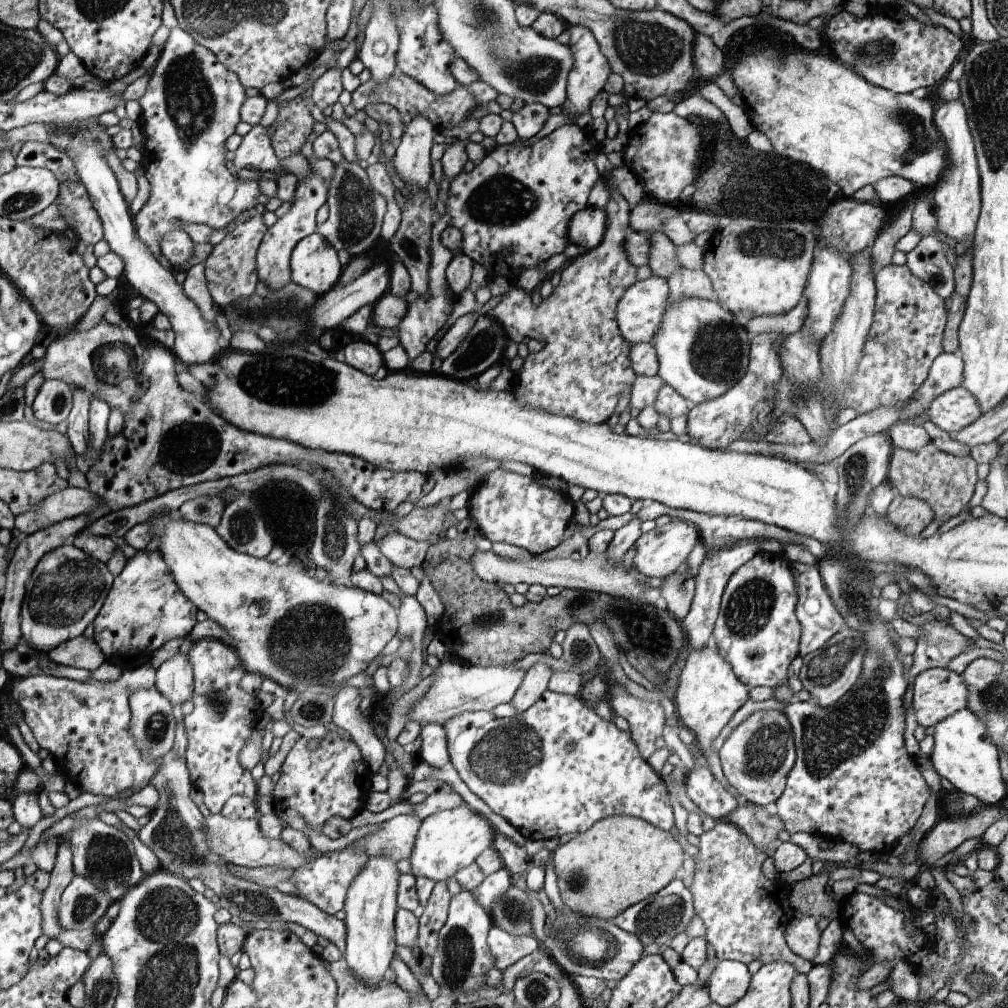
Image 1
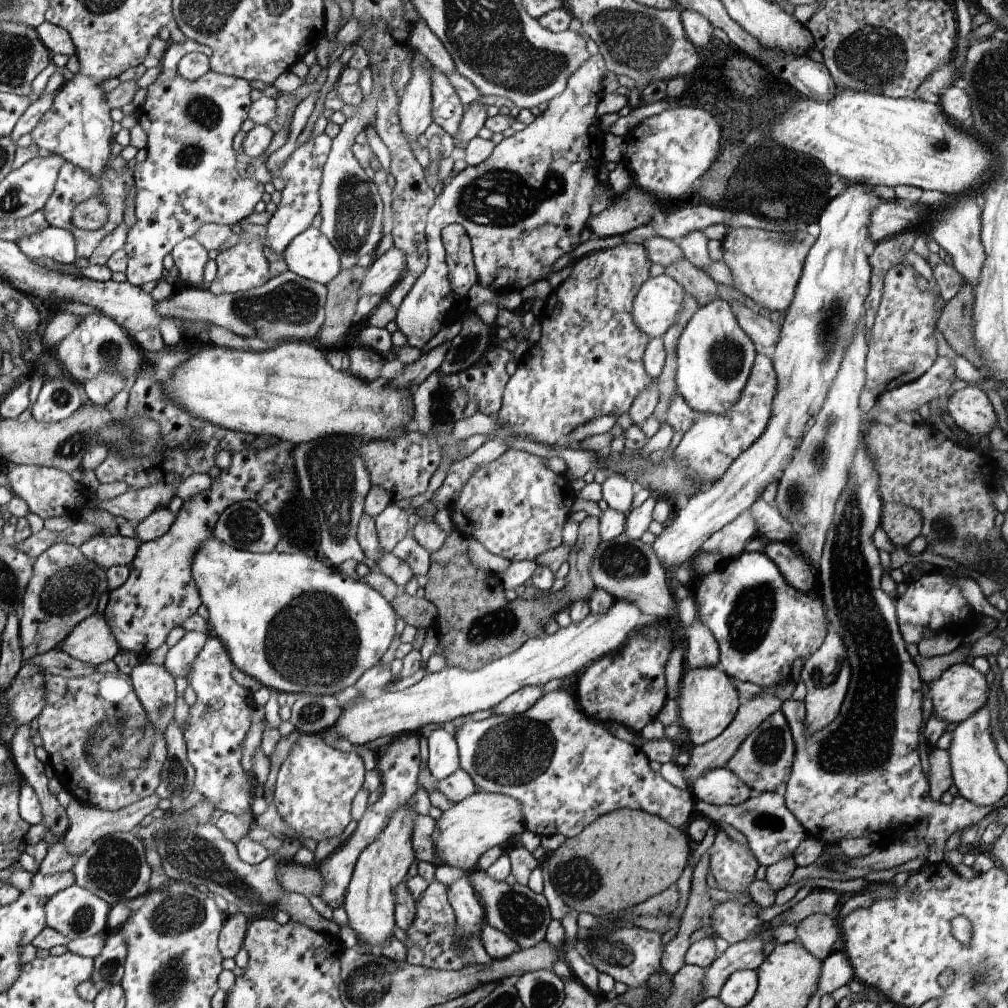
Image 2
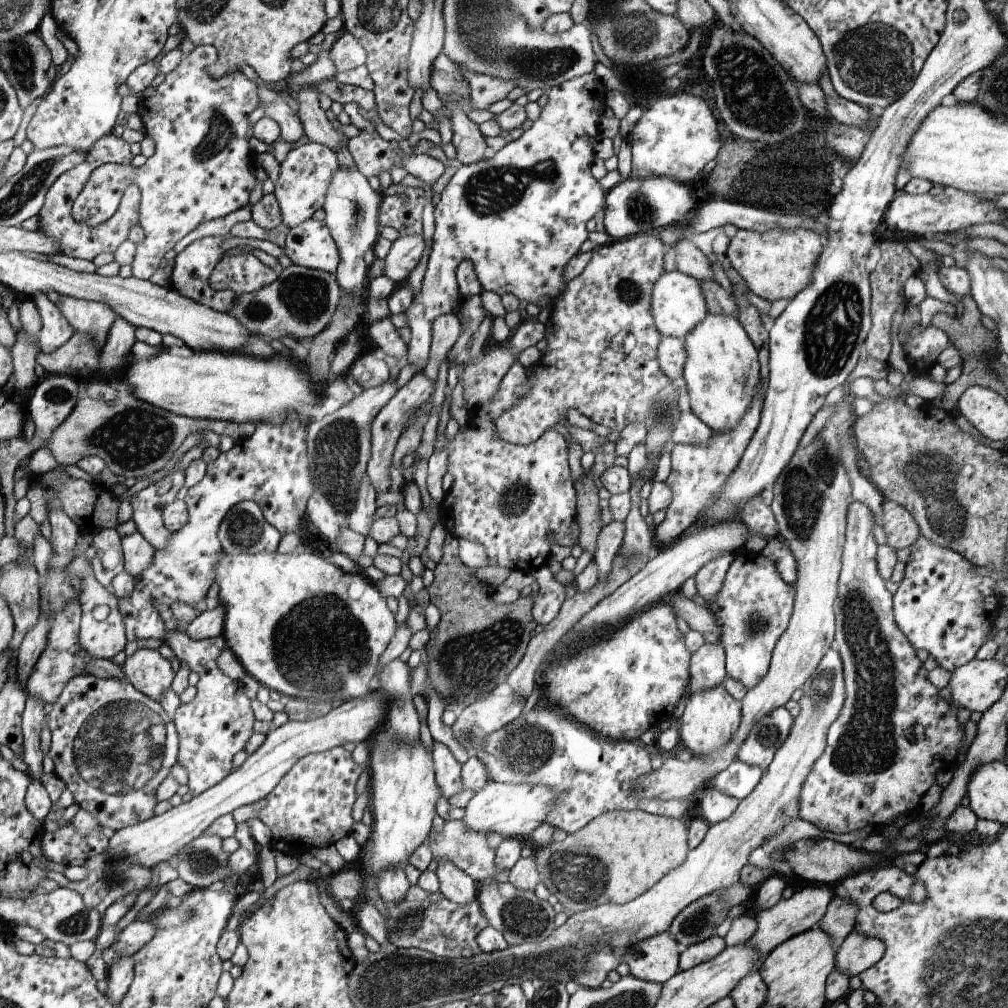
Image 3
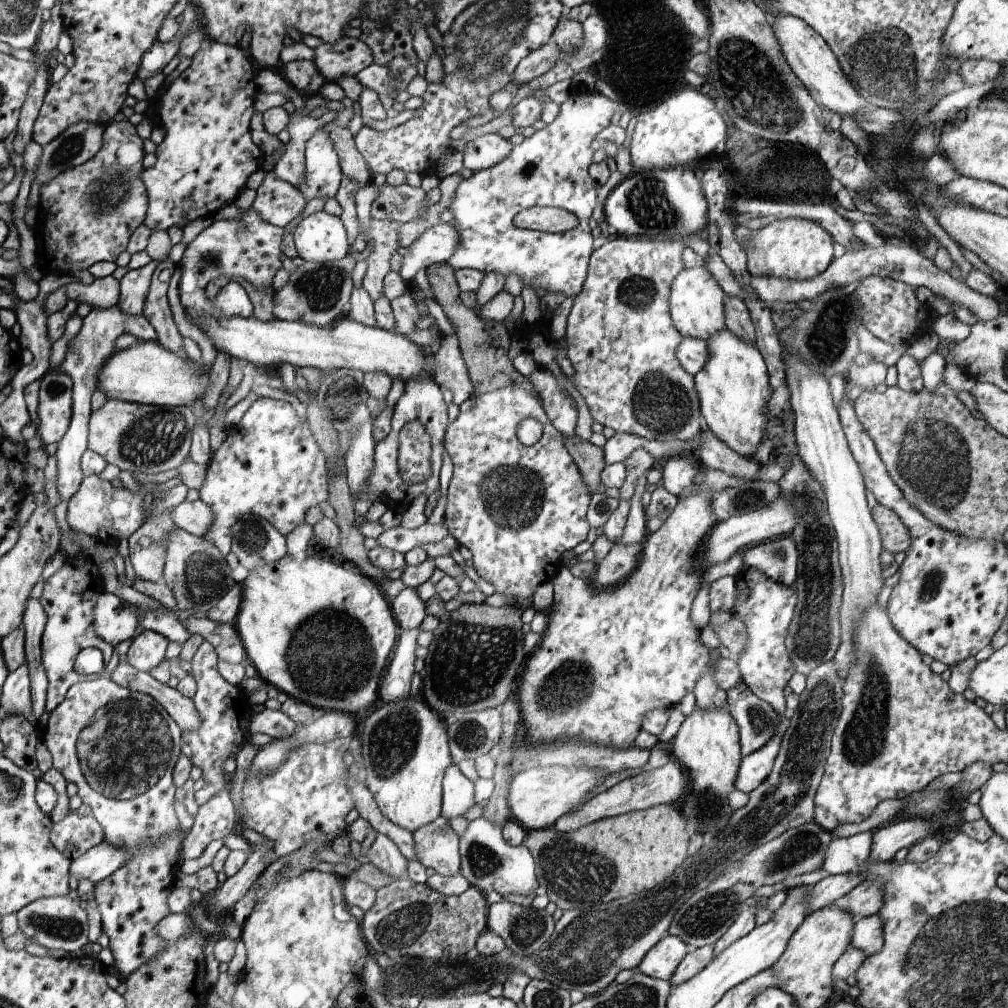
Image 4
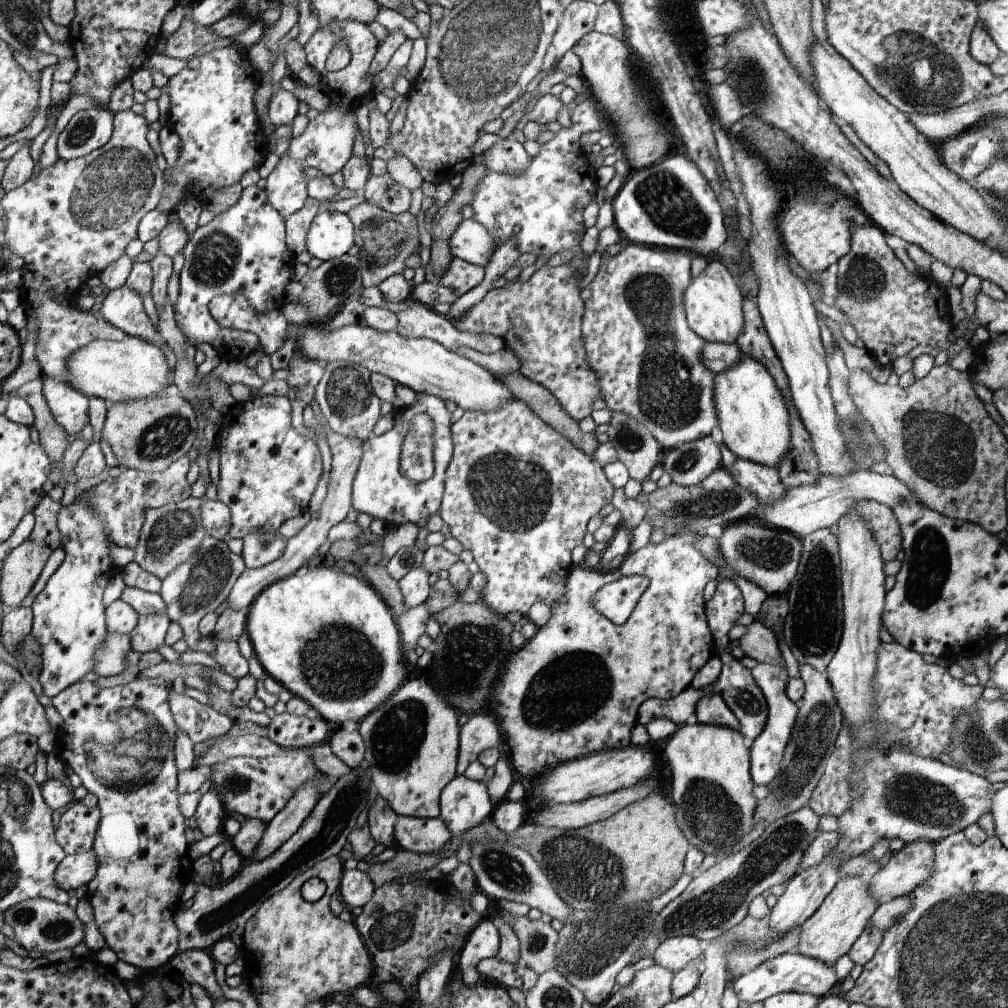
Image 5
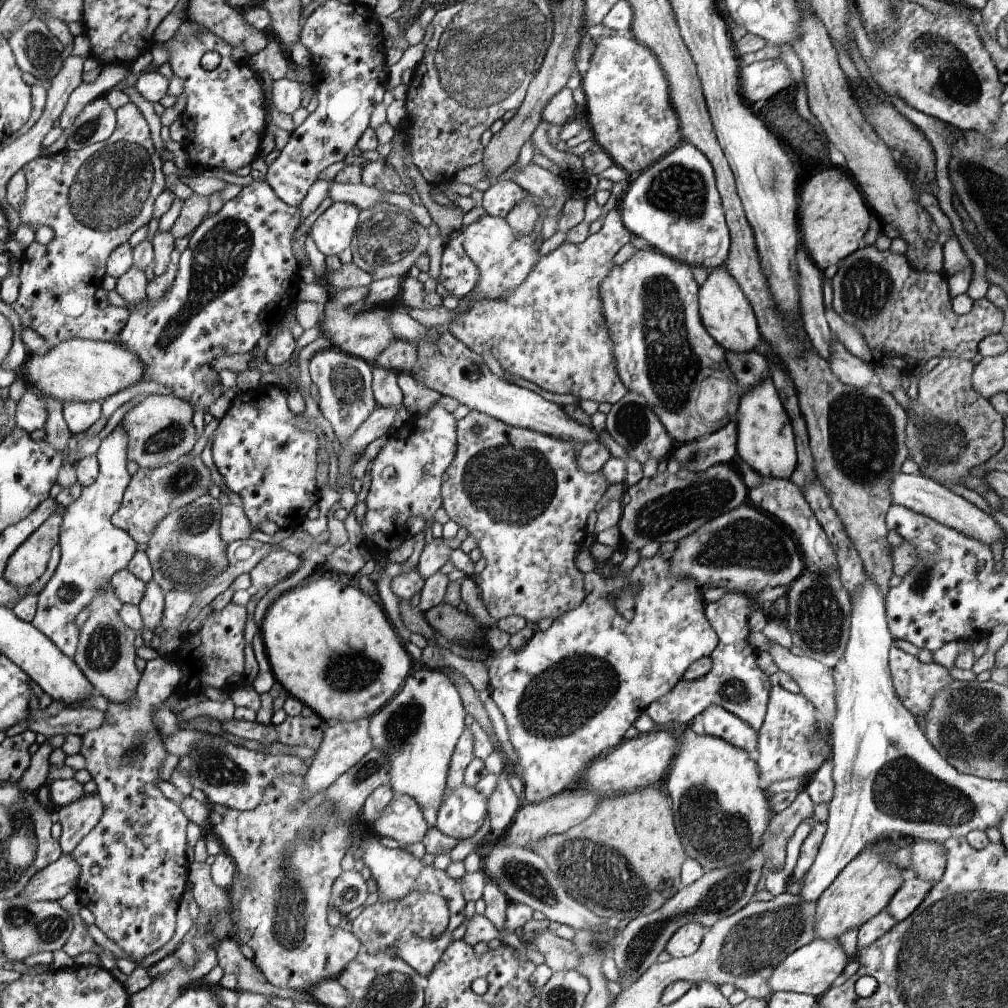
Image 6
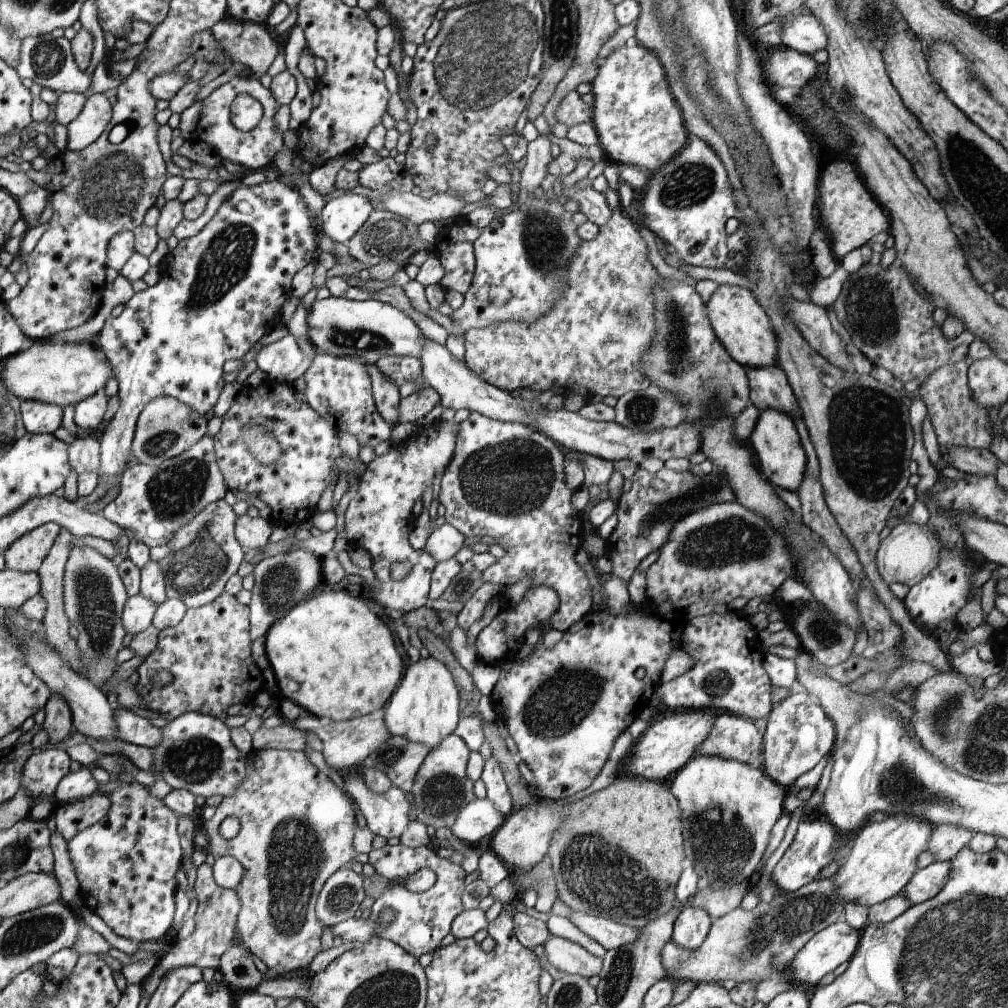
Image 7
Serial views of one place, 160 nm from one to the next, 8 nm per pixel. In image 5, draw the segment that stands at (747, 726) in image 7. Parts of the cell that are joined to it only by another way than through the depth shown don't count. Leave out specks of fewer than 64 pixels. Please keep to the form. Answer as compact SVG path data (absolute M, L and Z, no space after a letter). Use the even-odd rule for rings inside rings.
M708 688L707 691L704 691L702 698L696 704L695 714L698 717L698 723L701 724L726 726L726 728L733 730L740 729L740 724L726 705L725 698L715 692L714 688Z

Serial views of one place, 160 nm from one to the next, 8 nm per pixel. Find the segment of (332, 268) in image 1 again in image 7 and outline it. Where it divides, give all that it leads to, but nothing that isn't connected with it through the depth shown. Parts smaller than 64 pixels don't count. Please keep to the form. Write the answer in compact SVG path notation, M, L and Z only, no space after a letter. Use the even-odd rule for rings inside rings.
M357 193L342 194L325 202L318 228L336 244L347 243L368 220L373 208L368 198Z

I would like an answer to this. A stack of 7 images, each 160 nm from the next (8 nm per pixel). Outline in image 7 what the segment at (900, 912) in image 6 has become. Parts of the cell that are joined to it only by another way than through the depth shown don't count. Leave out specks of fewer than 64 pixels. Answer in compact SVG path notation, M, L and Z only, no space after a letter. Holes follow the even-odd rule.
M935 861L923 870L918 869L910 878L910 882L904 888L904 896L908 898L910 906L920 905L944 888L950 875L950 861Z

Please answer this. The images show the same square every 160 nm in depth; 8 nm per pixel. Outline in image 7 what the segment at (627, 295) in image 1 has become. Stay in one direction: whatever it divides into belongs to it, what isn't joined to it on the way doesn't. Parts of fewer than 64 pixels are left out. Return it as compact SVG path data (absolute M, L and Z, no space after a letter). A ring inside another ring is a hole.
M724 284L712 294L705 304L707 318L713 332L730 357L745 368L762 368L762 366L776 365L778 358L778 338L770 324L768 314L758 304L754 294L740 286Z

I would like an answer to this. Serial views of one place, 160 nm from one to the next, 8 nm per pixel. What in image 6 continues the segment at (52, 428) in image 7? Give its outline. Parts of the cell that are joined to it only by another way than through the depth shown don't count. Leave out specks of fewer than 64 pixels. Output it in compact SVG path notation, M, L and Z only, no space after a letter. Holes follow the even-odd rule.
M28 387L28 391L16 406L16 426L29 434L35 430L44 429L46 424L46 402L36 396L35 391Z

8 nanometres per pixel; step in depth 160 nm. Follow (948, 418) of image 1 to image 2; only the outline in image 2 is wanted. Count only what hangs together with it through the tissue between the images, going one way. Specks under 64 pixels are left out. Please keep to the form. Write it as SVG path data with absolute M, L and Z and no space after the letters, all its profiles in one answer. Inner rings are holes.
M968 385L953 393L948 403L953 422L971 436L986 436L996 428L998 415L988 395L977 386Z

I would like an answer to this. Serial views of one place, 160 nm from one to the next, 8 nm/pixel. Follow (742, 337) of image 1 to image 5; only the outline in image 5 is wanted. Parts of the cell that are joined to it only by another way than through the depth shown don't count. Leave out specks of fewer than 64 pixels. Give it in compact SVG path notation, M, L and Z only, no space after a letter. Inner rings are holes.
M746 354L740 356L740 362L724 372L716 373L714 378L714 408L718 425L724 436L725 444L737 458L762 464L774 469L780 464L780 460L791 453L790 448L790 418L787 415L787 407L783 401L780 390L776 387L772 376L760 362L750 358Z

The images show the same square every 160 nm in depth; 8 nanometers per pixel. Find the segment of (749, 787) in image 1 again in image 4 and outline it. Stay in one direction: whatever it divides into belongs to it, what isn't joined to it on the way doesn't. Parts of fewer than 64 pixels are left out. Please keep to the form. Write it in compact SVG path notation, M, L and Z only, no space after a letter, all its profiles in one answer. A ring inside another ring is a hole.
M737 682L734 688L727 691L727 704L739 729L743 757L760 750L770 736L774 736L778 722L776 710L754 696L744 682Z

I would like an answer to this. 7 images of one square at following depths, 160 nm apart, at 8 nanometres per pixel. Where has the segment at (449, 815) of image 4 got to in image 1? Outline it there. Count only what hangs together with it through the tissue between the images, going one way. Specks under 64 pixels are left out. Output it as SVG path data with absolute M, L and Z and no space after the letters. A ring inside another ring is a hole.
M429 723L421 728L422 745L417 758L426 761L434 768L446 769L451 767L448 734L444 726Z

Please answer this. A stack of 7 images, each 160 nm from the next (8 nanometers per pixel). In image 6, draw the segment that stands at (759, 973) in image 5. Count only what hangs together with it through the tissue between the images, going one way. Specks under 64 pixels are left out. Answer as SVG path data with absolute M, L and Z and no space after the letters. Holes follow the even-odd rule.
M815 938L810 944L785 956L772 972L772 976L768 978L768 988L770 988L771 994L786 991L819 998L824 992L828 993L831 984L843 973L849 963L846 952L842 950L838 941L836 938L834 940Z

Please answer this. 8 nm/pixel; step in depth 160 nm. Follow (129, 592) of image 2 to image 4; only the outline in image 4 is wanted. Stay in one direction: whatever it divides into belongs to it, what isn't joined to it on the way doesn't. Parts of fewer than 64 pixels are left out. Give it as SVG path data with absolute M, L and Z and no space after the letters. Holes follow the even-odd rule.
M254 398L252 406L244 413L239 424L226 428L226 439L220 448L214 452L214 457L208 463L206 478L200 487L200 502L210 506L212 524L202 534L208 542L212 542L222 556L227 556L231 550L230 526L240 516L256 513L268 520L272 526L286 537L296 526L306 522L306 512L329 500L328 476L324 466L324 454L320 452L306 420L300 420L292 406L284 400L272 398Z

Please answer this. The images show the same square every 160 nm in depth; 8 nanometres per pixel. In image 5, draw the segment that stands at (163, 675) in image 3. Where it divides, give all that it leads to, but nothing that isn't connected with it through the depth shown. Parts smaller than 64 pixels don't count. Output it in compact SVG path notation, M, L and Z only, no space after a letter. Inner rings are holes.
M148 614L140 617L136 628L129 635L132 651L156 651L165 642L170 623L166 614Z

